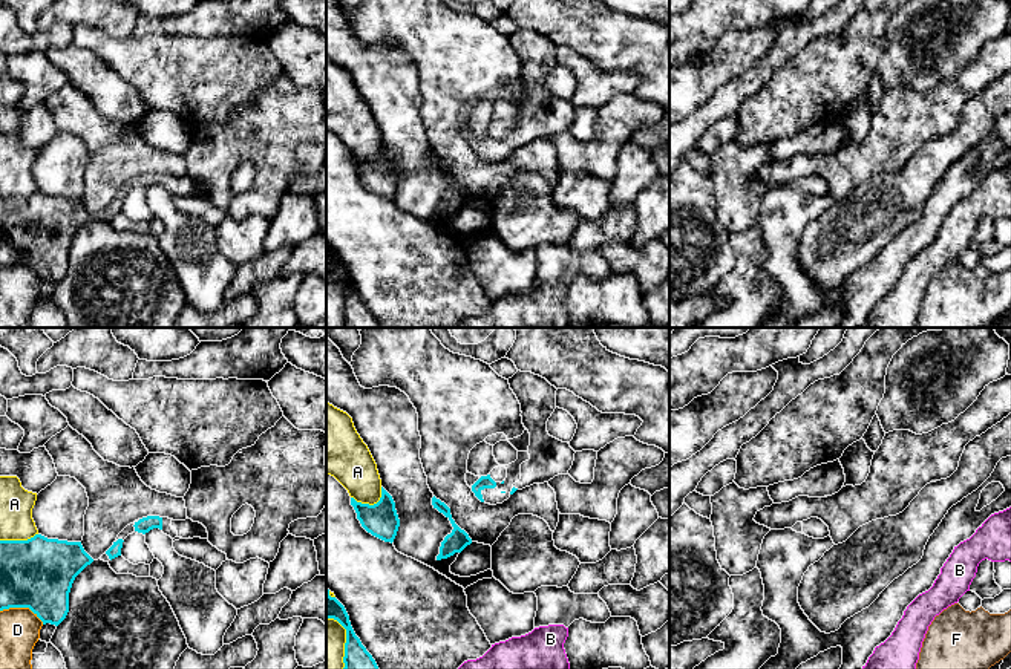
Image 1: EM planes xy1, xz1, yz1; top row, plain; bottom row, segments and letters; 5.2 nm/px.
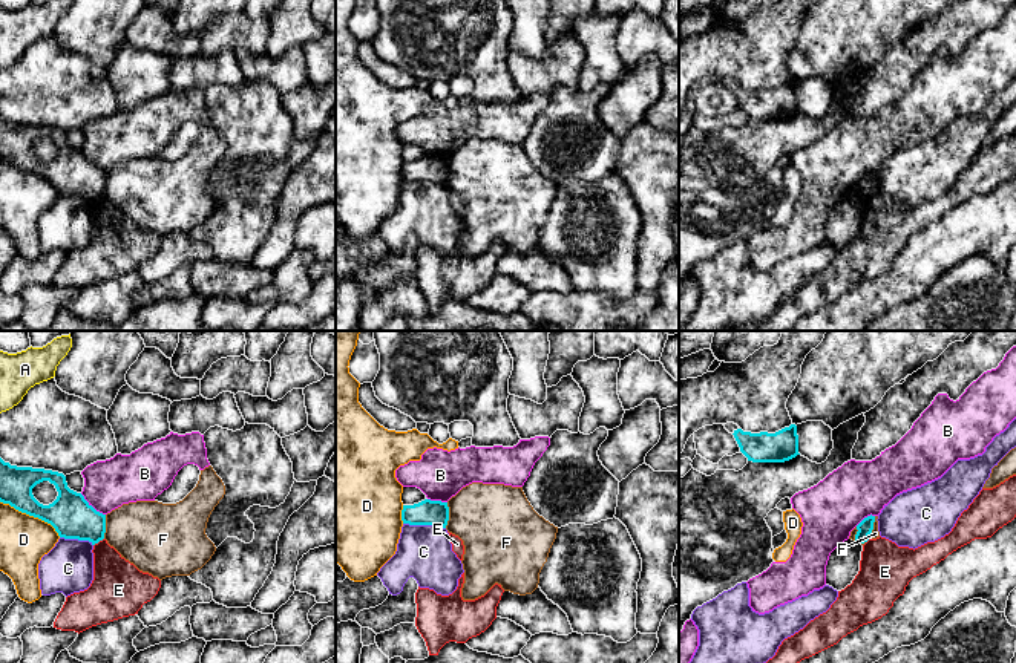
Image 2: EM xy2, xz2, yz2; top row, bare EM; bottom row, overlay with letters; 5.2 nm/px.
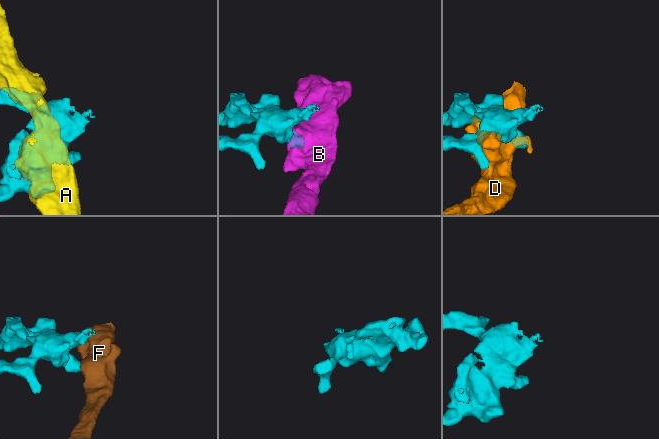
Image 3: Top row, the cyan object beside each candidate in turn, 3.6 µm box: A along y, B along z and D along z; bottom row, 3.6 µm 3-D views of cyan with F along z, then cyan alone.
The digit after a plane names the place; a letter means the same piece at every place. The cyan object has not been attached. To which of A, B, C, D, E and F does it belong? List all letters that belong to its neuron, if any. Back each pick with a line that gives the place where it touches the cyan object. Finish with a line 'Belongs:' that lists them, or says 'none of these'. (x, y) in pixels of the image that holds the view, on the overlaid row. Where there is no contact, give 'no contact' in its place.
Belongs: none of these

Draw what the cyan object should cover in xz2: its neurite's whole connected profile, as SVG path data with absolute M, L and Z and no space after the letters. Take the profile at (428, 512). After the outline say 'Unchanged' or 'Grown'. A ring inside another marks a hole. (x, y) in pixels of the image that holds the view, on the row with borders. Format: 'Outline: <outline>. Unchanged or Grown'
Outline: M424 499L414 505L403 505L401 521L409 525L438 525L446 528L449 521L447 502Z. Unchanged

